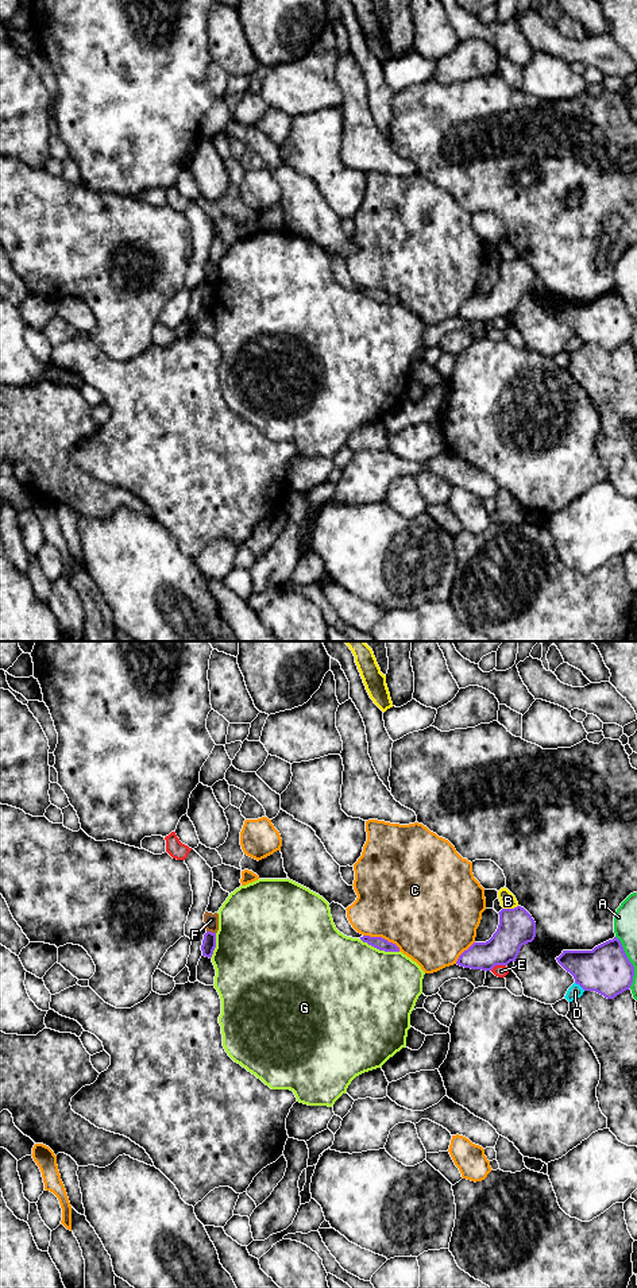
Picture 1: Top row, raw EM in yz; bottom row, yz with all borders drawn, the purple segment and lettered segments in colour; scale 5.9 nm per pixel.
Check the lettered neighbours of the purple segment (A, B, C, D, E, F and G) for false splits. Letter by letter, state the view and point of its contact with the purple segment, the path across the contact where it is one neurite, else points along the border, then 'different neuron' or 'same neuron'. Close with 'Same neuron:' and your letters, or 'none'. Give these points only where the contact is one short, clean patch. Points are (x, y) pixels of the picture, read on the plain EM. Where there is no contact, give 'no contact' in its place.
A: yz (629, 313) | different neuron
B: yz (510, 261) | different neuron
C: yz (381, 289) | different neuron
D: yz (580, 338) | different neuron
E: yz (497, 316) | different neuron
F: yz (211, 284) | along yz (207, 282), (215, 285) | different neuron
G: yz (379, 301) | different neuron
Same neuron: none

